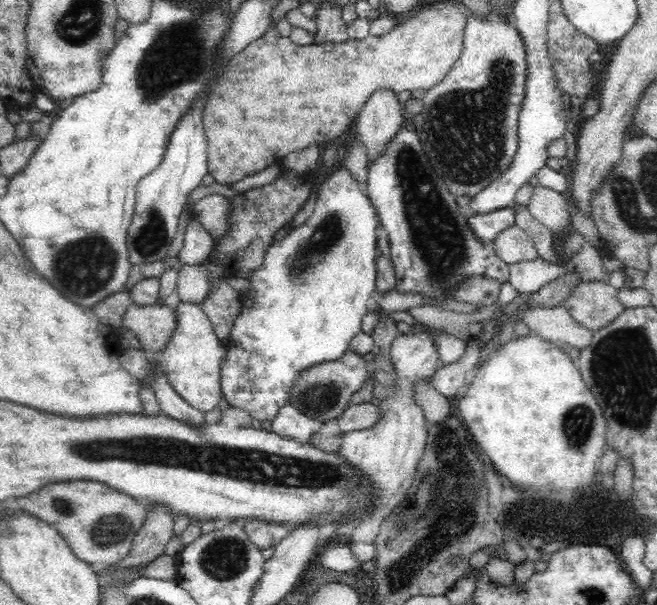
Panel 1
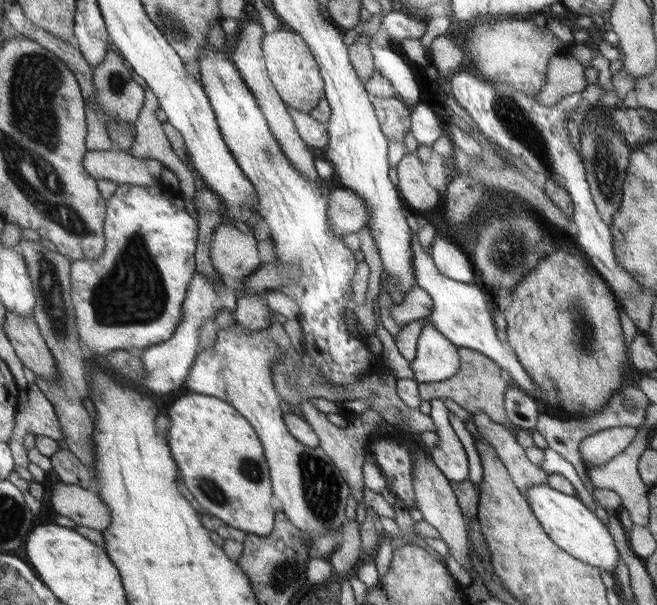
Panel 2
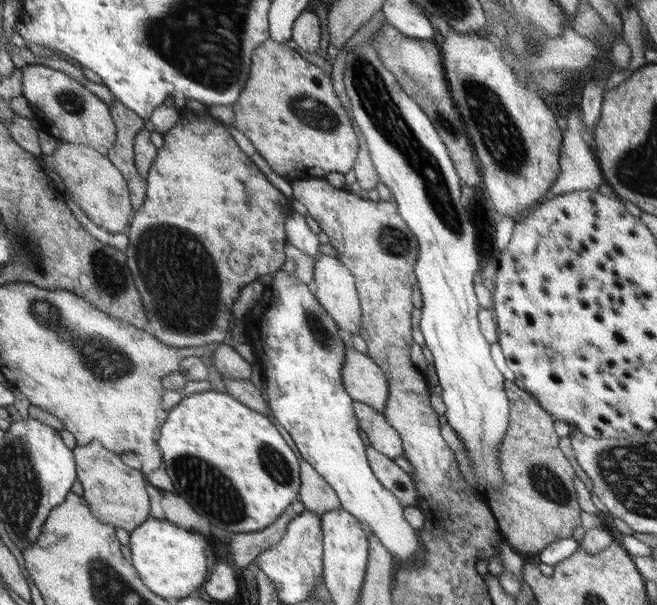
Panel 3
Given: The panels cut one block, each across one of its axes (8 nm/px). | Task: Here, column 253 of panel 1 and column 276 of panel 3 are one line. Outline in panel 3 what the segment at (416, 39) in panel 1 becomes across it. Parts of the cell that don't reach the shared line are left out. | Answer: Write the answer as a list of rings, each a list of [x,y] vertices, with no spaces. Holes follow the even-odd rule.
[[[267,39],[254,49],[250,76],[231,108],[232,126],[248,138],[269,168],[288,182],[324,179],[329,172],[345,175],[351,172],[357,148],[361,148],[357,146],[357,136],[351,130],[345,110],[339,106],[329,76],[321,68],[303,59],[291,47],[275,40]]]

